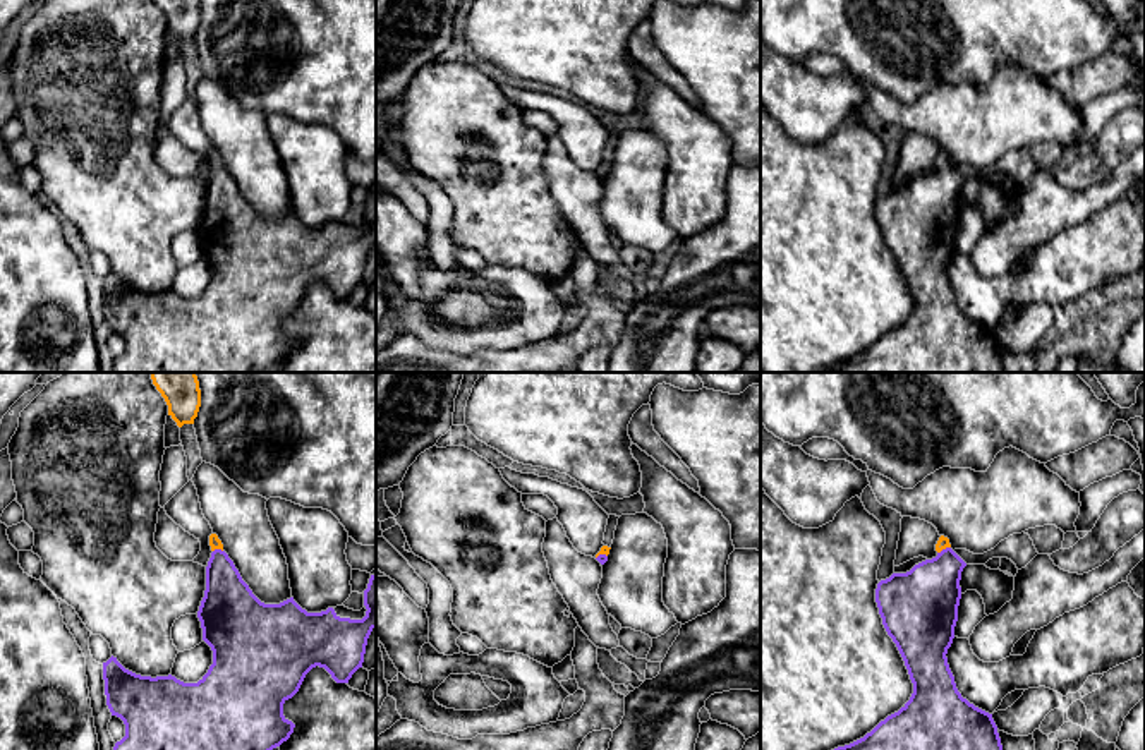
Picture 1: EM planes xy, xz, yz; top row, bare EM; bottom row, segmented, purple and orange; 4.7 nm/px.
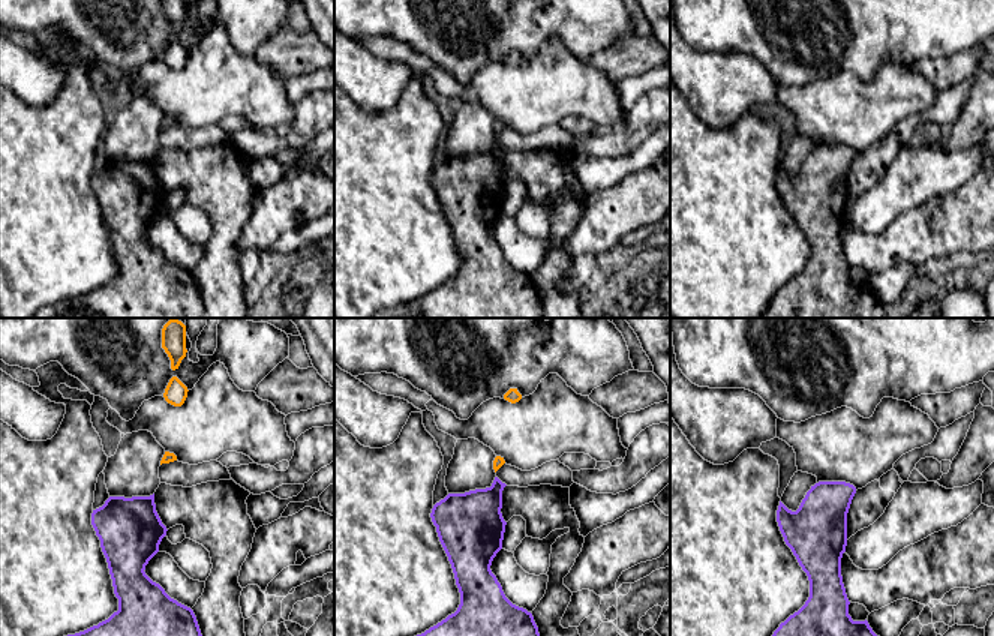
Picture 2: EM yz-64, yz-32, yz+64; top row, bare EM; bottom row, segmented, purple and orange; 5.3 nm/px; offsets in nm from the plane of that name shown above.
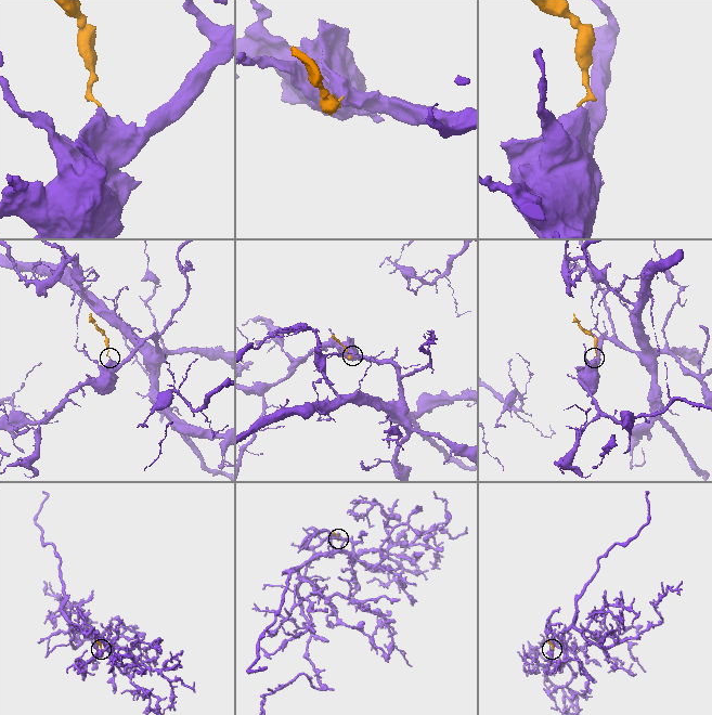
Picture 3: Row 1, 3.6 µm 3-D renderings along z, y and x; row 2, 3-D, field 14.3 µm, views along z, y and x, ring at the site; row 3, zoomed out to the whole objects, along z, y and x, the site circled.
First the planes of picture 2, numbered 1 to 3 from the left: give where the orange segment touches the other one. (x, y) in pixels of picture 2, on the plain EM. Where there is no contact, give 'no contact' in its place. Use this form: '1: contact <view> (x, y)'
1: no contact
2: no contact
3: no contact

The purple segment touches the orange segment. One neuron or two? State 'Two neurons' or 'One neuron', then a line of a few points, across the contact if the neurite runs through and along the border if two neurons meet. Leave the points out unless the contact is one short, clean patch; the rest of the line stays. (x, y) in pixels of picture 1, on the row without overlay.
Two neurons. Line: yz (950, 162), (938, 169)

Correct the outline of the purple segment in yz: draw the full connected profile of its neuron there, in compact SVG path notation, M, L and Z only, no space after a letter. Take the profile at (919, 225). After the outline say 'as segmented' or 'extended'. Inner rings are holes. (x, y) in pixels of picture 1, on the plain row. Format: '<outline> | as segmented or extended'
M946 163L910 187L893 189L877 199L879 230L905 276L913 309L898 328L863 354L819 372L1004 372L992 330L961 312L946 273L954 254L965 182L954 166Z | as segmented

